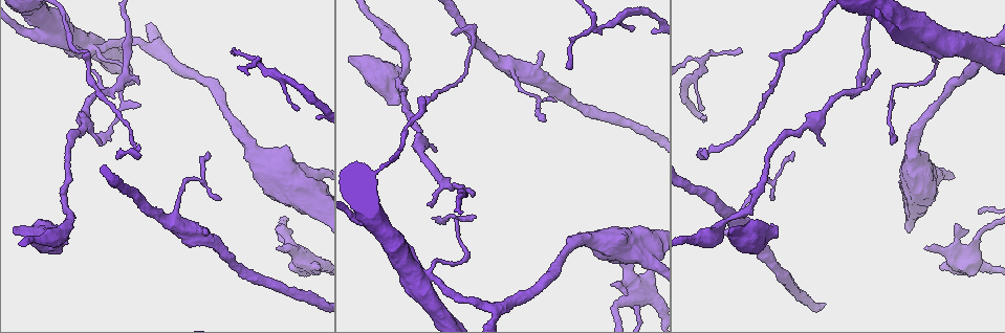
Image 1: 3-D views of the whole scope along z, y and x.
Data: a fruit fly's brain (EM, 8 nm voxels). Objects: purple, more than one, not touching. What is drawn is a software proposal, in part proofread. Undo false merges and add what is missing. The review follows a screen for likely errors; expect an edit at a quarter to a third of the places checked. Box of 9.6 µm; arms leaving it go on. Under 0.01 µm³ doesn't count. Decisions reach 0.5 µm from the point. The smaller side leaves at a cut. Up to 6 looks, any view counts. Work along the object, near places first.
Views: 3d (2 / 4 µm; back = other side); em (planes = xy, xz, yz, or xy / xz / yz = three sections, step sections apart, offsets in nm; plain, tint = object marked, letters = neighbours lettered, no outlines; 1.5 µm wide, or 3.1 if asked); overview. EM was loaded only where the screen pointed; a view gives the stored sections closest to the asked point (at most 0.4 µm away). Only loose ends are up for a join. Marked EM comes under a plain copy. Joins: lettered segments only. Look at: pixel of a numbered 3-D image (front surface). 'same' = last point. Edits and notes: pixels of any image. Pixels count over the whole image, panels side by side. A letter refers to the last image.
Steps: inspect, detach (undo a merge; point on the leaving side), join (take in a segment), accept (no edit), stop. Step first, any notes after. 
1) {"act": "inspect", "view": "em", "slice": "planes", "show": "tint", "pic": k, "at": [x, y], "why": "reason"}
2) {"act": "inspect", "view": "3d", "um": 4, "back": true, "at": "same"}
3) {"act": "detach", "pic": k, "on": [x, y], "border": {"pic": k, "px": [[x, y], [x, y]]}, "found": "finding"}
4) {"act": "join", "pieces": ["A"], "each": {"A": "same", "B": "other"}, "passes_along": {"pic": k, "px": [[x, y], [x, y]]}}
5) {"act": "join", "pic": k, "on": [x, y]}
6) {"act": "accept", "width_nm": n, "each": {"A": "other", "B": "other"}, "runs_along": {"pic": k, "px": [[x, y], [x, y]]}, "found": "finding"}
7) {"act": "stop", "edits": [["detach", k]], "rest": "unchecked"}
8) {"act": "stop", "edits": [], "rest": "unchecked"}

{"act": "inspect", "view": "3d", "um": 4, "pic": 1, "at": [894, 86], "why": "abrupt turn"}

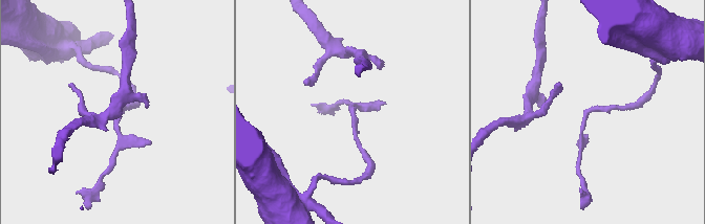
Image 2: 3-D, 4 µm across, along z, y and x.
{"act": "inspect", "view": "em", "slice": "xz", "step": 4, "show": "tint", "pic": 2, "at": [354, 110], "why": "need the tissue"}

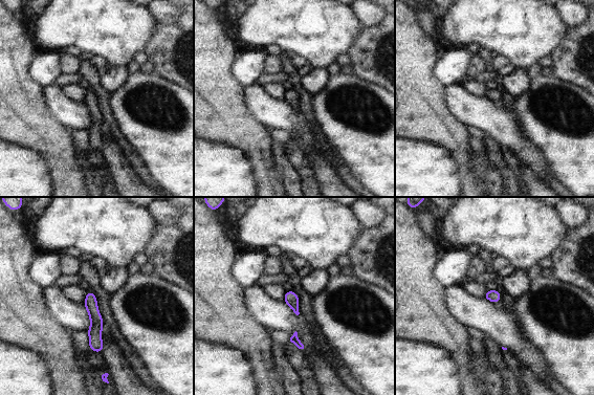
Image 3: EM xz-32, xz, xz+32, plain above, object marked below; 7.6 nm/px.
{"act": "inspect", "view": "em", "slice": "planes", "show": "letters", "at": "same"}

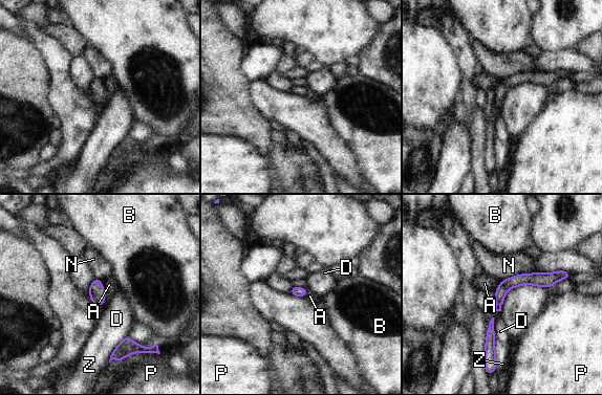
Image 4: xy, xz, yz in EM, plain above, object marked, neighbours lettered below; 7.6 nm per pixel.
{"act": "accept", "each": {"A": "other", "B": "other", "D": "other", "N": "other", "P": "other", "Z": "other"}, "runs_along": {"pic": 4, "px": [[561, 272], [511, 282], [497, 308]]}, "found": "all the same neuron"}

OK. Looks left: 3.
{"act": "inspect", "view": "3d", "um": 2, "pic": 1, "at": [117, 158], "why": "tapers out"}

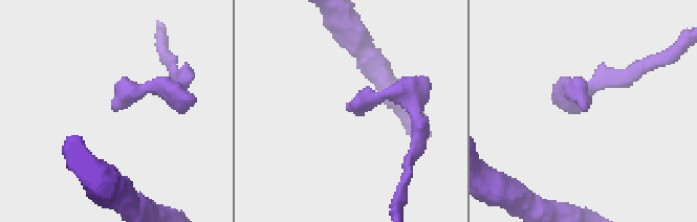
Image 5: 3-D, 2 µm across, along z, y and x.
{"act": "inspect", "view": "em", "slice": "xy", "step": 4, "show": "letters", "pic": 5, "at": [118, 109], "why": "need the tissue"}

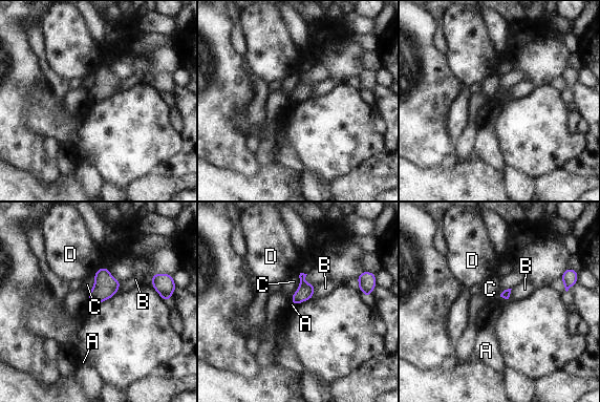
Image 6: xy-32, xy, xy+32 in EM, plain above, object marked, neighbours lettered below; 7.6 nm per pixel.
{"act": "inspect", "view": "em", "slice": "planes", "show": "letters", "at": "same", "why": "cut it another way"}

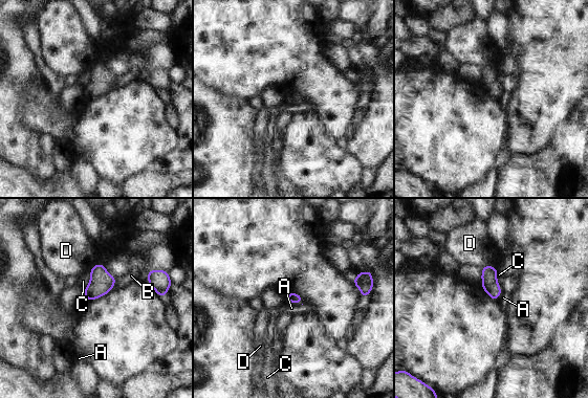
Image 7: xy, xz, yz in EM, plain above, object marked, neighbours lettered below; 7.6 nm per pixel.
{"act": "accept", "each": {"A": "other", "B": "other", "C": "other", "D": "other"}, "border": {"pic": 7, "px": [[287, 301], [302, 305]]}, "found": "none of them fits"}

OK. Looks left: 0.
{"act": "stop", "edits": [], "rest": "unchecked"}

